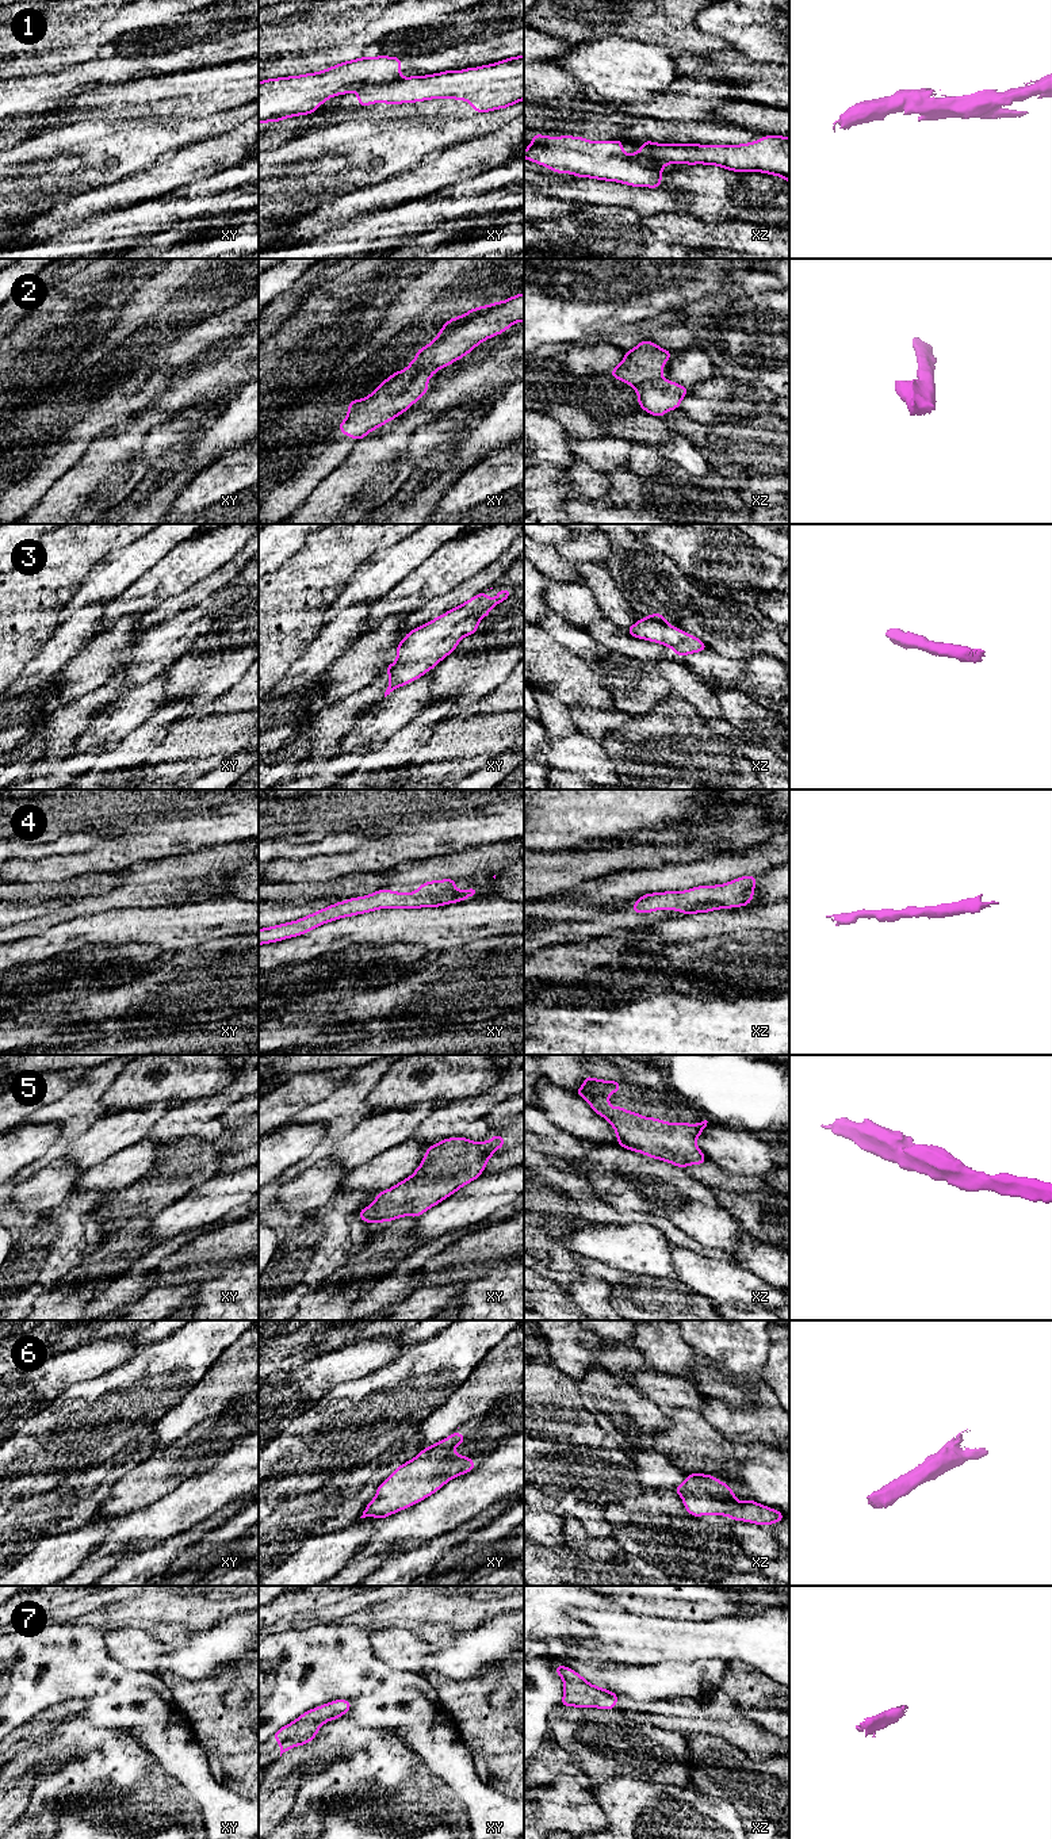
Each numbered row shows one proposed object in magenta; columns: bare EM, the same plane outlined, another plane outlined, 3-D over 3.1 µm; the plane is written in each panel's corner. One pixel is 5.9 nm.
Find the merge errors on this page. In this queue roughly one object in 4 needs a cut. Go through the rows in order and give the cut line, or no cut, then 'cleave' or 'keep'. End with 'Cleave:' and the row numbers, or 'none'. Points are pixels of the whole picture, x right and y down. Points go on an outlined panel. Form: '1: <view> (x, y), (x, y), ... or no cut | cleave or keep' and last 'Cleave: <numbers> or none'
1: xy (400, 77), (379, 84), (362, 84), (356, 90) | cleave
2: no cut | keep
3: no cut | keep
4: no cut | keep
5: no cut | keep
6: no cut | keep
7: no cut | keep
Cleave: 1

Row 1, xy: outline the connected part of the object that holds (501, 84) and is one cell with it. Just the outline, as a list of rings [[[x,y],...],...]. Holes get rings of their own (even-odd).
[[[524,54],[479,68],[412,76],[380,85],[361,85],[357,89],[359,107],[444,98],[466,100],[477,114],[506,108],[524,100]]]

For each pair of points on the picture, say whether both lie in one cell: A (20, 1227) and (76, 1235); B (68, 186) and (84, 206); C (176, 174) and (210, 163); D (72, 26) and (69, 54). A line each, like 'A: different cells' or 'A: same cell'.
A: same cell
B: different cells
C: same cell
D: different cells

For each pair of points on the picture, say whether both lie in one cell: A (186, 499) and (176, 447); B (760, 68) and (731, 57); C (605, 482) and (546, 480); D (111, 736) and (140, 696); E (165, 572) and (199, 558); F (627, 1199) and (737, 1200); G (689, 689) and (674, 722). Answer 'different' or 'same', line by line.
A: different
B: same
C: same
D: same
E: same
F: different
G: different

